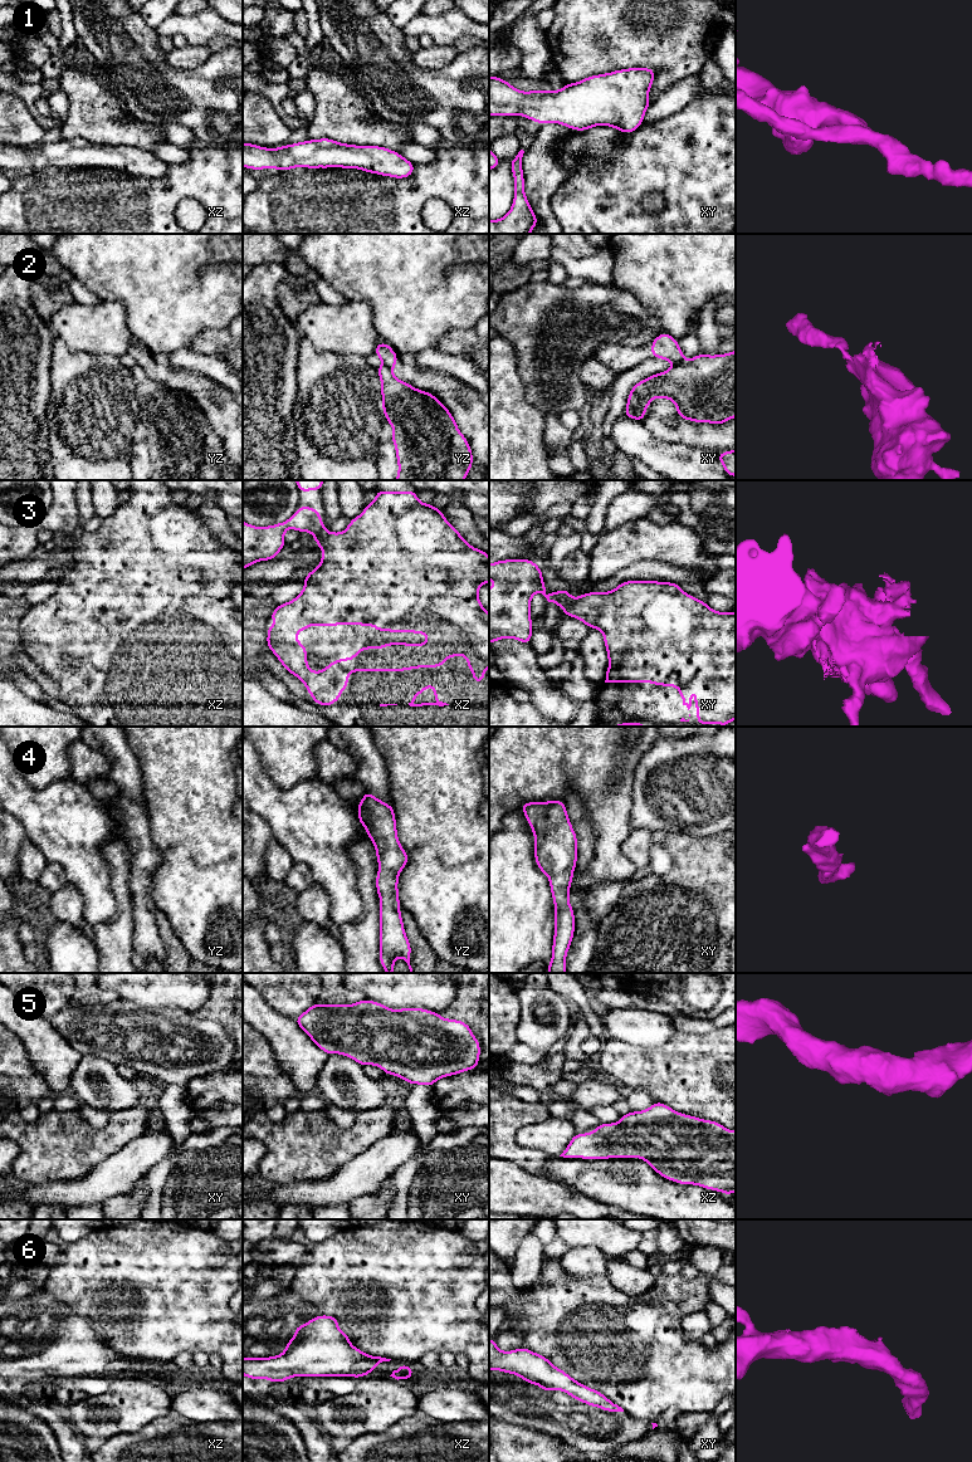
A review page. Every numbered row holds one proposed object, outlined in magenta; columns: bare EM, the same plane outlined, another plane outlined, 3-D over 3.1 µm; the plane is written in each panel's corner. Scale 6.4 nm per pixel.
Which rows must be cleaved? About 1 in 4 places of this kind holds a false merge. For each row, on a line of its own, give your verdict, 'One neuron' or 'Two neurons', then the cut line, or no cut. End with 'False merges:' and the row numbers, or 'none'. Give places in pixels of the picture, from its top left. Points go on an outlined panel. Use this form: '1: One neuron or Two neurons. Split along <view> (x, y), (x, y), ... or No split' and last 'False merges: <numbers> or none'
1: One neuron. No split
2: Two neurons. Split along xy (684, 360), (675, 366)
3: Two neurons. Split along xz (326, 532), (316, 541)
4: One neuron. No split
5: One neuron. No split
6: One neuron. No split
False merges: 2, 3

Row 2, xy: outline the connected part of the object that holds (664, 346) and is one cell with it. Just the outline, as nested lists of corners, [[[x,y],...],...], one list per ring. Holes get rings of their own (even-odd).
[[[660,333],[651,342],[651,358],[661,358],[673,362],[675,366],[685,361],[678,339],[669,333]]]

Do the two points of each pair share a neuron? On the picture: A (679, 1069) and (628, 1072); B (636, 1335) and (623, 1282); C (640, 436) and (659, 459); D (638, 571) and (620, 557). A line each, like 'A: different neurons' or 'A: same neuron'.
A: same neuron
B: different neurons
C: same neuron
D: different neurons

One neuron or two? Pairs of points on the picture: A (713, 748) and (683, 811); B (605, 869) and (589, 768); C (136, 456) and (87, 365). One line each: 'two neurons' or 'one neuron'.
A: one neuron
B: one neuron
C: two neurons

